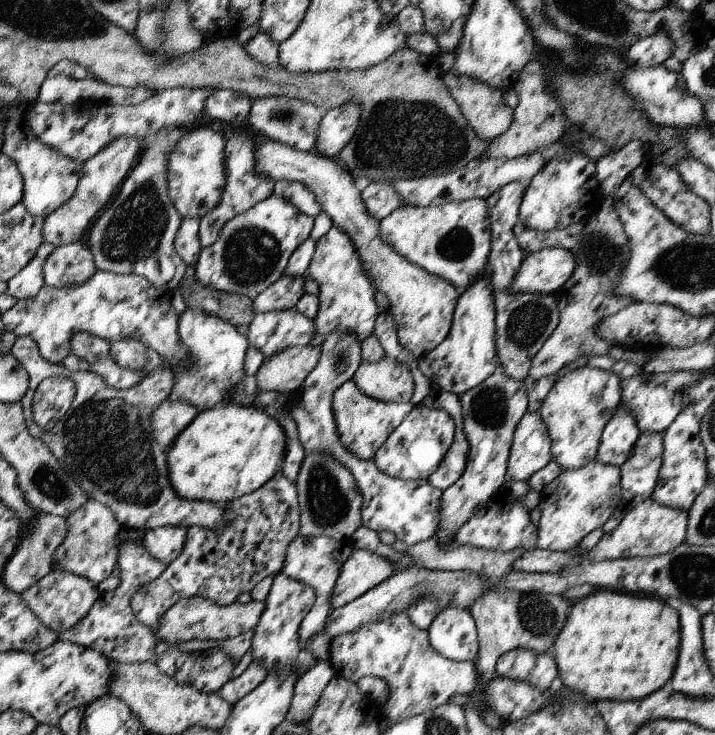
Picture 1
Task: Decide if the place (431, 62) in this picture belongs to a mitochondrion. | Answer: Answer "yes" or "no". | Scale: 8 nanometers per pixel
no

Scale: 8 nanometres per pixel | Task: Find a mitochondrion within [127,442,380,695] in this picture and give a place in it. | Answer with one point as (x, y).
(325, 501)

